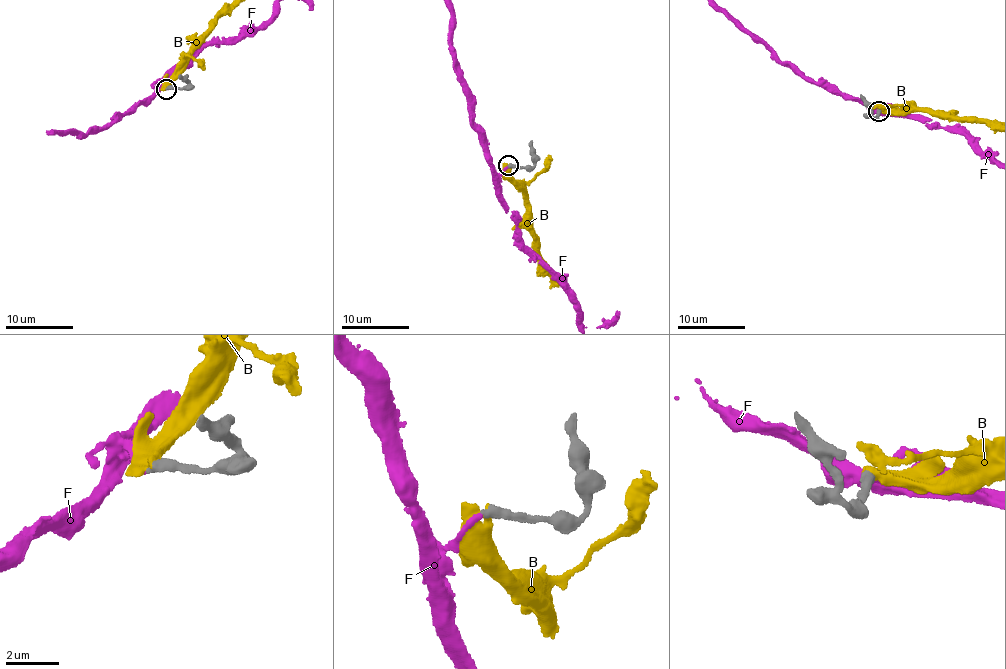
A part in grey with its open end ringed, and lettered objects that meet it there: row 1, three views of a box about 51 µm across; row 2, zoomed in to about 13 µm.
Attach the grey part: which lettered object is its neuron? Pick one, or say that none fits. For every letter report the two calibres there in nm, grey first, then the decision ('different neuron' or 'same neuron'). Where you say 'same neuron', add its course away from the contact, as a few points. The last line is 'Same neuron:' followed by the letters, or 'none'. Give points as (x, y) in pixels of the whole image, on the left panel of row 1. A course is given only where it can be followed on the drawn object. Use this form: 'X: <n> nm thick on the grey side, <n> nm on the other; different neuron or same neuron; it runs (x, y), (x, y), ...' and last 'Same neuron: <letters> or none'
B: 400 nm thick on the grey side, 420 nm on the other; different neuron
F: 380 nm thick on the grey side, 200 nm on the other; same neuron
Same neuron: F

